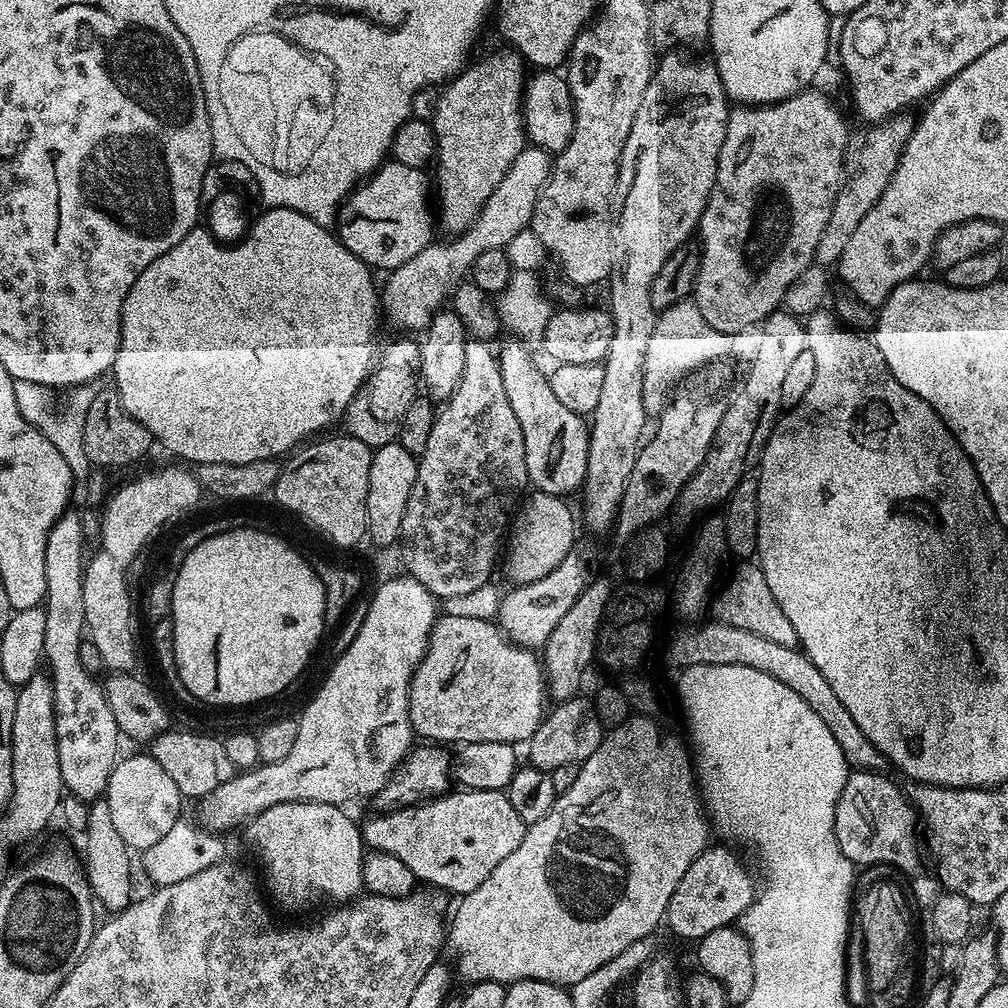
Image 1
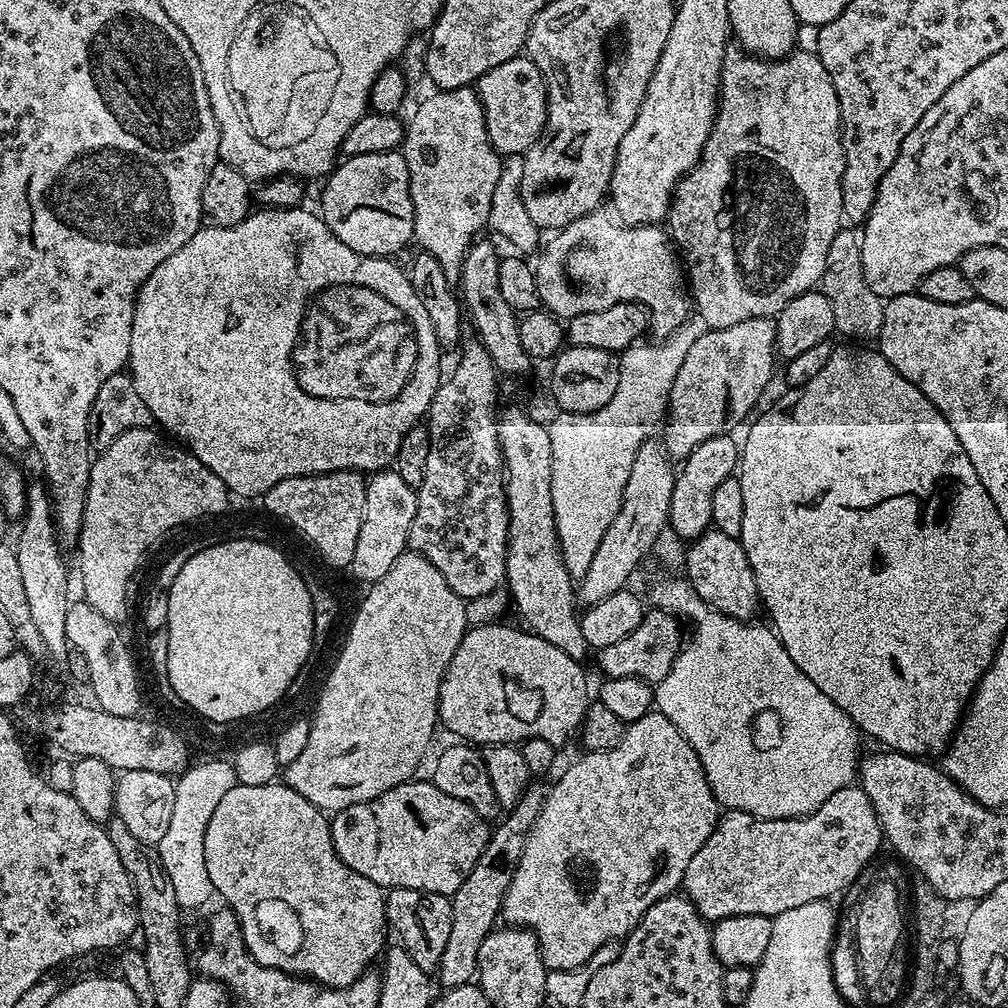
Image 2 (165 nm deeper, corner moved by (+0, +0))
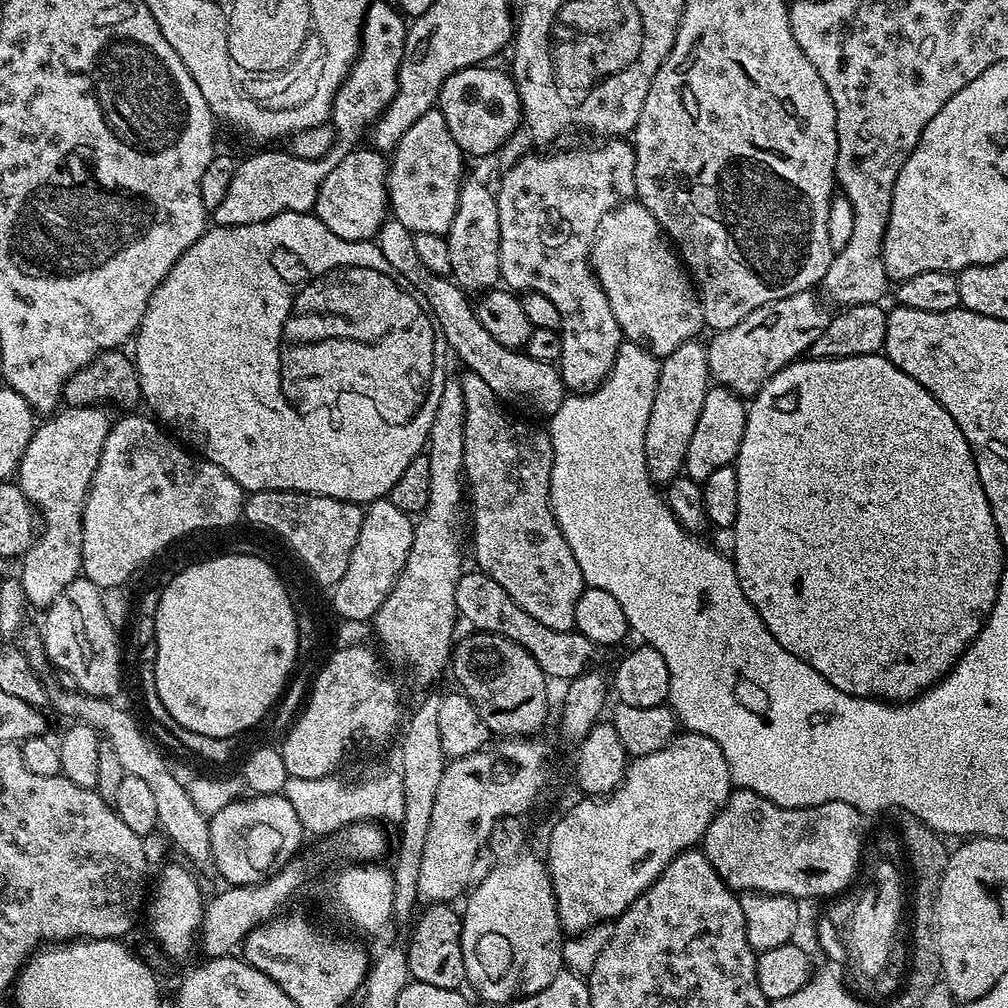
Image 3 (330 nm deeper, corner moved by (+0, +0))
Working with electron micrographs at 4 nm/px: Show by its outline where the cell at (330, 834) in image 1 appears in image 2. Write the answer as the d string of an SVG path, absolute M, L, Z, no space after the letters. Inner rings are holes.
M273 782L262 786L246 786L237 784L234 790L229 790L222 799L218 801L218 806L214 806L214 815L206 826L206 838L204 839L204 853L206 854L206 874L210 874L212 891L217 897L224 899L223 903L231 908L238 918L244 945L249 954L256 959L259 964L274 970L289 972L292 976L299 976L315 980L318 984L323 984L325 988L348 988L358 977L372 966L371 962L381 955L384 944L384 934L387 920L385 918L385 893L370 879L365 878L357 871L350 870L344 864L334 850L334 842L331 840L330 820L325 813L313 806L302 794L288 787L283 782Z

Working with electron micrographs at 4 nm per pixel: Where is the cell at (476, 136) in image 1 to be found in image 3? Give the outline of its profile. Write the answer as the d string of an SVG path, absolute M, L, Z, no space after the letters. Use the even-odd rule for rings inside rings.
M433 110L422 114L406 134L398 142L390 156L388 165L388 199L390 201L391 215L402 226L409 228L413 234L421 232L422 234L438 234L439 236L447 234L450 226L454 222L454 214L458 206L458 194L464 172L464 161L466 156L460 151L458 143L450 134L450 128L446 124L443 114L439 110Z

